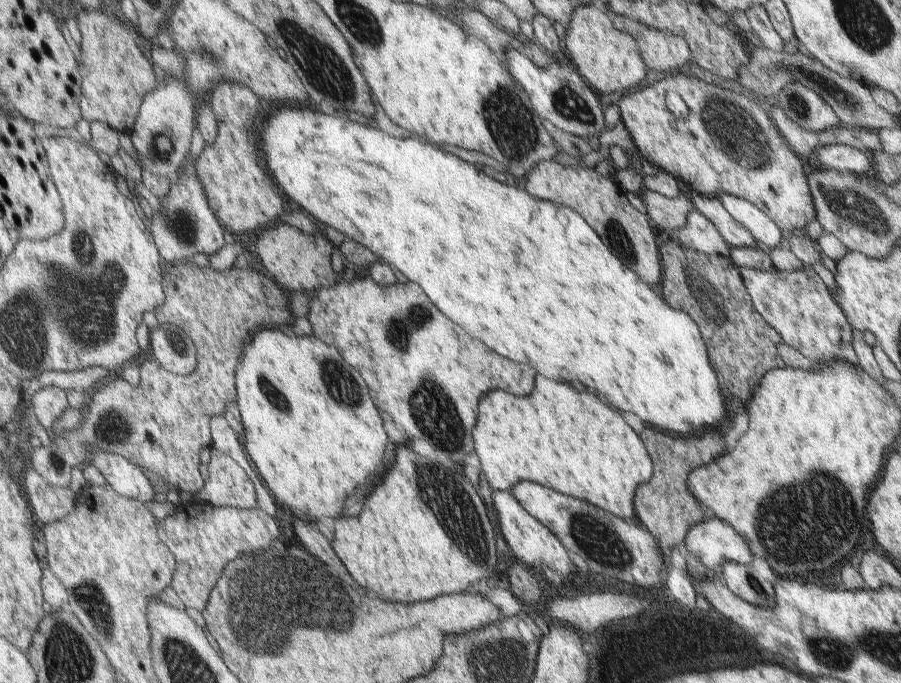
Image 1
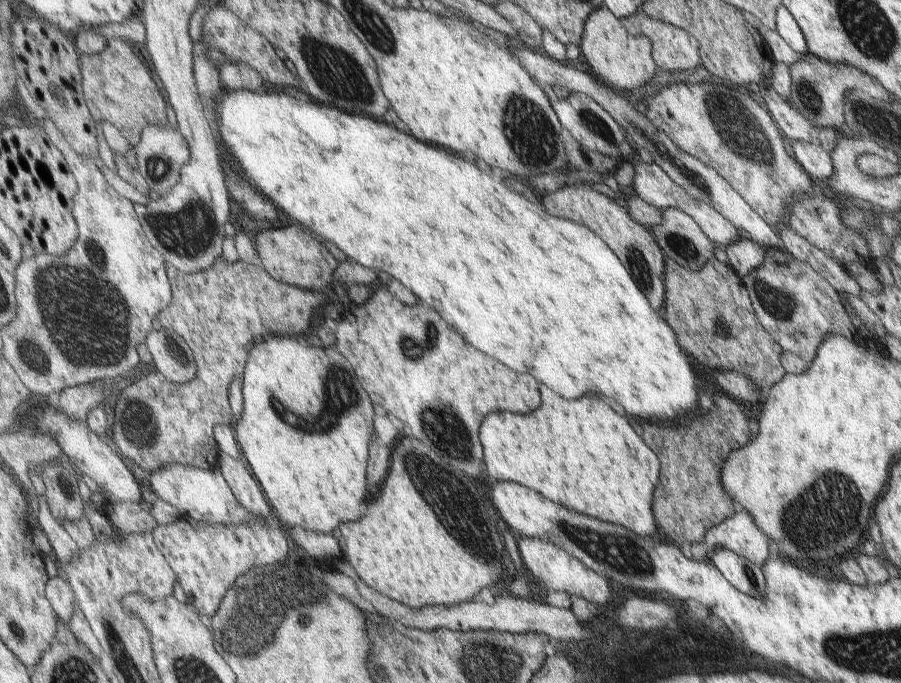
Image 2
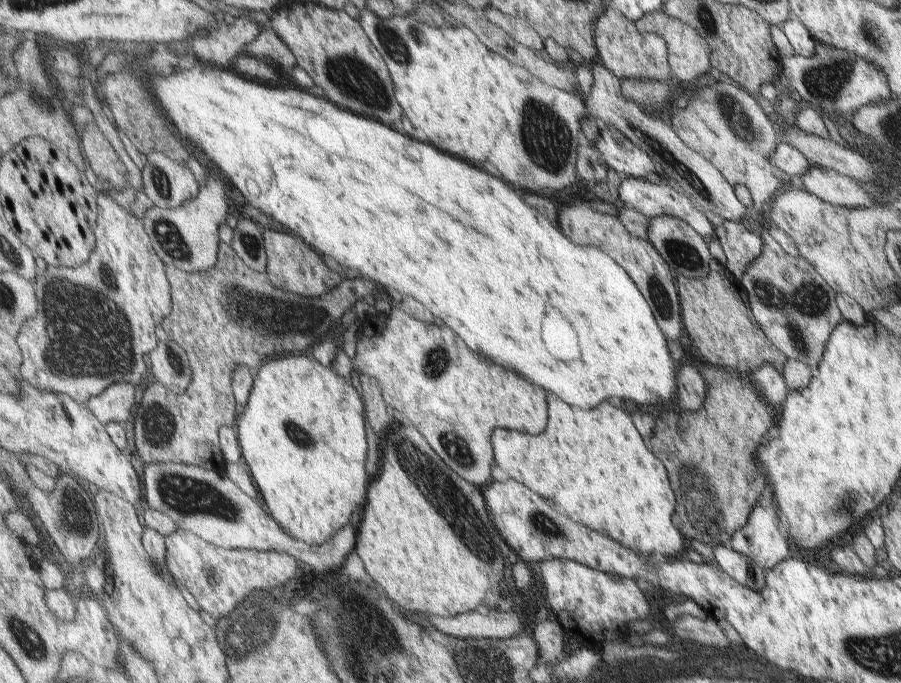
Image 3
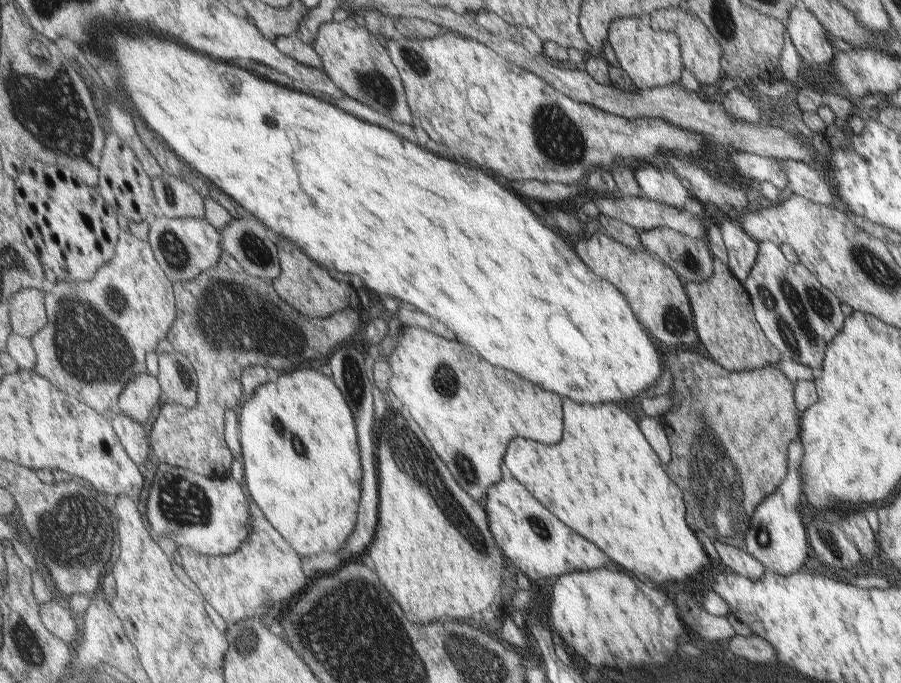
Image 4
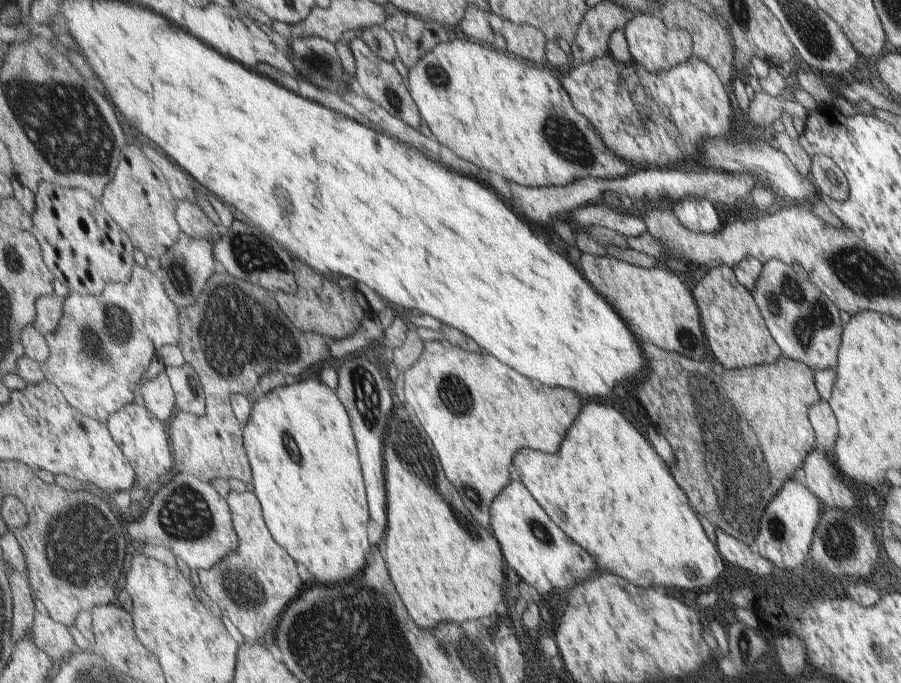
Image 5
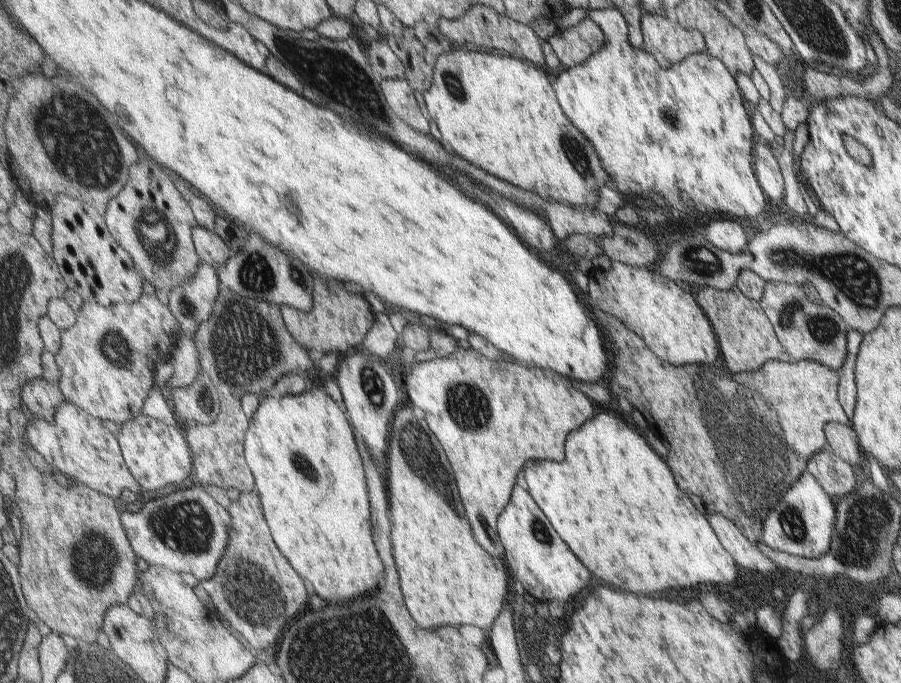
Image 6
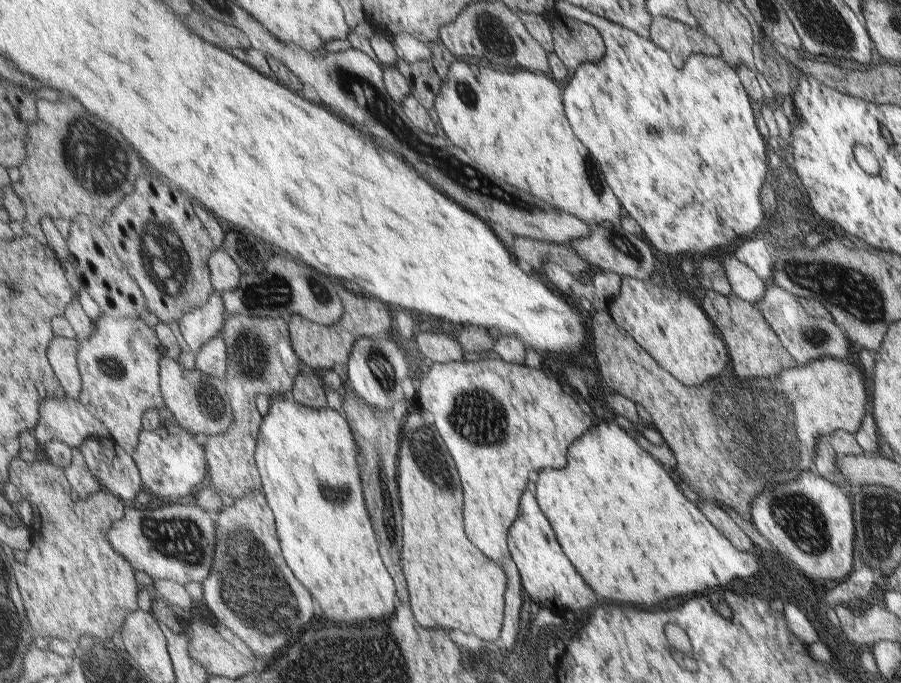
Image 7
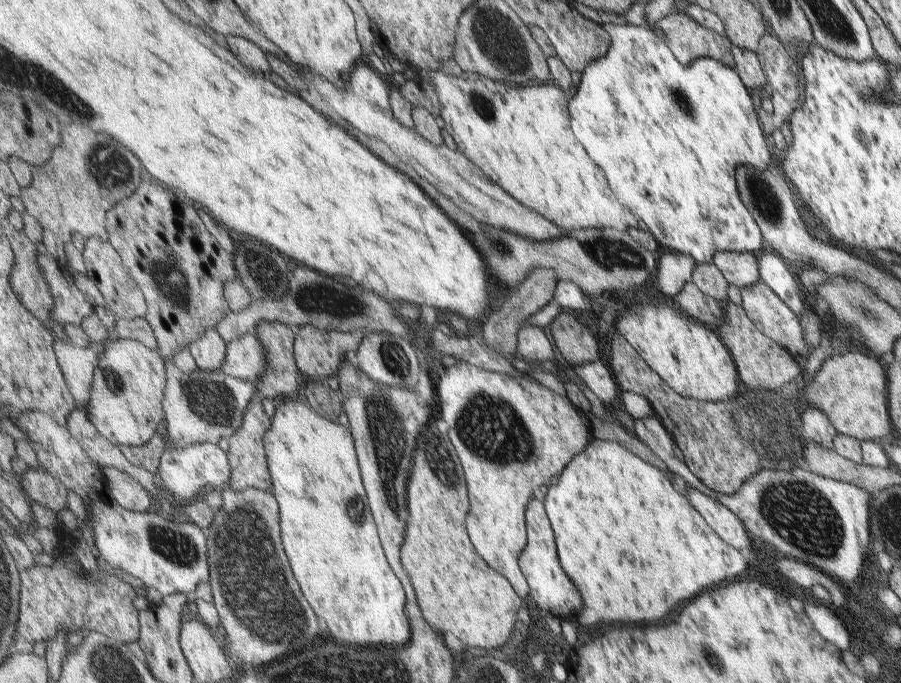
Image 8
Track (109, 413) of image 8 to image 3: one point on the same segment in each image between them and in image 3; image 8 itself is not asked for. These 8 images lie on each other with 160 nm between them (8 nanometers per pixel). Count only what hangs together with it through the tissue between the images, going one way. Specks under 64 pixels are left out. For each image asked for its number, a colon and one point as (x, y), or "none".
3: (112, 305)
4: (100, 333)
5: (97, 358)
6: (107, 360)
7: (119, 362)

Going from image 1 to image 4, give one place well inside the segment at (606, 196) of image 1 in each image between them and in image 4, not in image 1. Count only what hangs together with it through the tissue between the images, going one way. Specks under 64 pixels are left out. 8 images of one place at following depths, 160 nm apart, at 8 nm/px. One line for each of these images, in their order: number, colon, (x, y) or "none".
2: (635, 247)
3: (641, 262)
4: (657, 298)

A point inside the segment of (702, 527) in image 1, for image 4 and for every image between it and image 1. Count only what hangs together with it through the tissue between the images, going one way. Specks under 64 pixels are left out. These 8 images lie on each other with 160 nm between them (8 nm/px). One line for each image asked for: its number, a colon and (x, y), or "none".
2: (739, 533)
3: (759, 538)
4: (776, 537)

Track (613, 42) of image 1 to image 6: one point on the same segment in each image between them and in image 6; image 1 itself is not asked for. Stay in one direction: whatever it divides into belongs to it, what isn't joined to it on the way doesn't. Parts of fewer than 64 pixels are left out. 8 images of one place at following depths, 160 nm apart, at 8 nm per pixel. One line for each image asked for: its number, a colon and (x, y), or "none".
2: (618, 59)
3: (631, 54)
4: (650, 58)
5: (655, 46)
6: (669, 43)

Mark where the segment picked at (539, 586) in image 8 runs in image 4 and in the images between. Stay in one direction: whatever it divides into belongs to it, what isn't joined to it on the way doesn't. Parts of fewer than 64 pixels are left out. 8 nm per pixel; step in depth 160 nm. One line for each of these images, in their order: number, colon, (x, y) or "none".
4: (542, 546)
5: (535, 546)
6: (545, 566)
7: (547, 574)

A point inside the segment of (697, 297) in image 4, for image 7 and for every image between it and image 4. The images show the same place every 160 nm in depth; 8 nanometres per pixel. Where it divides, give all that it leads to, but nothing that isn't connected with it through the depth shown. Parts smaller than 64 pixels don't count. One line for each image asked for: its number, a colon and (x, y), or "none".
5: (736, 331)
6: (748, 339)
7: (755, 350)

